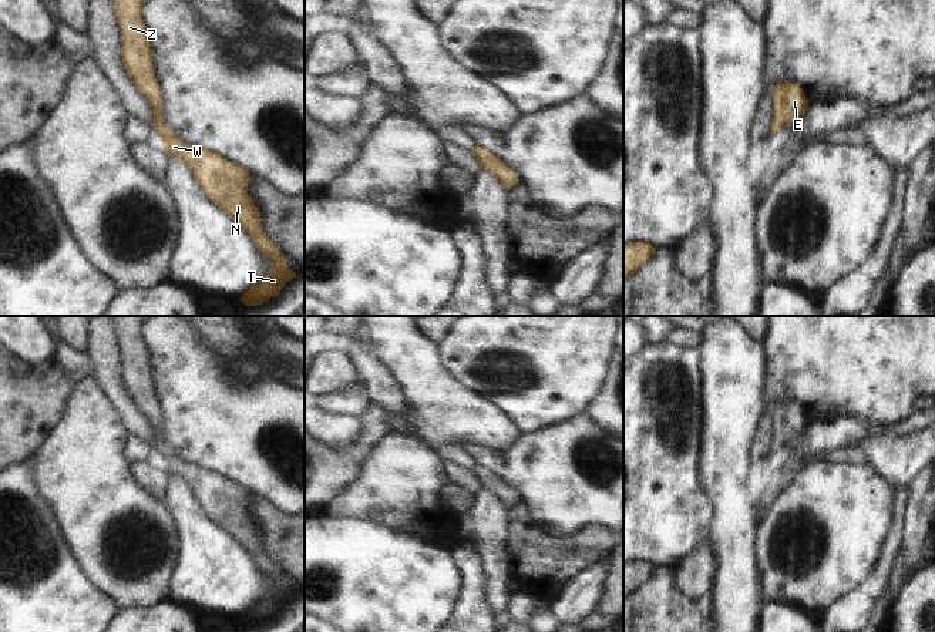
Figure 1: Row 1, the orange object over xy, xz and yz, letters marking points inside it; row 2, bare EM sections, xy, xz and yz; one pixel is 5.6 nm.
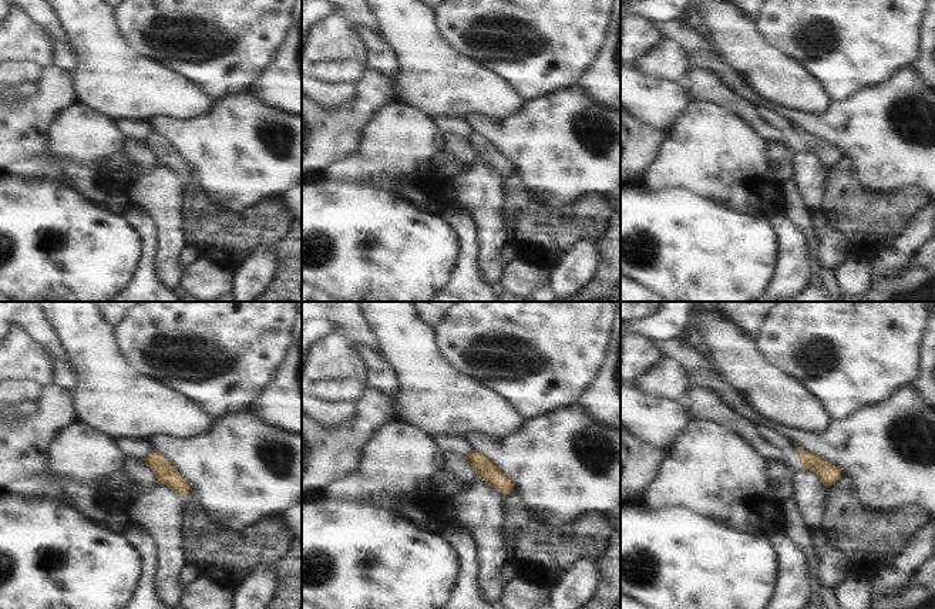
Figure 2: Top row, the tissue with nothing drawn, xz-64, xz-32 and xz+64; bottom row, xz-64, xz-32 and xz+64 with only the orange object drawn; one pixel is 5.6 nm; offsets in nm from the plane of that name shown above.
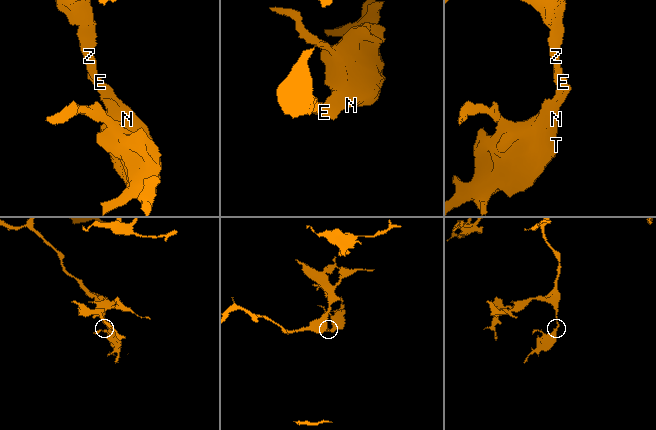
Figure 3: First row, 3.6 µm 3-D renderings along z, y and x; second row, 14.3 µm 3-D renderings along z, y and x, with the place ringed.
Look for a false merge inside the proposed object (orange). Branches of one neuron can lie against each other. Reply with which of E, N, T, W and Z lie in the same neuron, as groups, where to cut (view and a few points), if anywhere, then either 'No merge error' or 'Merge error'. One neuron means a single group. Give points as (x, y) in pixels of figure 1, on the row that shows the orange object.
Groups: E N T W Z. No split. No merge error

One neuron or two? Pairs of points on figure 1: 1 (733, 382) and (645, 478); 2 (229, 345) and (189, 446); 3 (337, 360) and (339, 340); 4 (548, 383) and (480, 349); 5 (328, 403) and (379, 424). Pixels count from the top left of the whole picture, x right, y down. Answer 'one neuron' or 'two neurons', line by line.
1: two neurons
2: two neurons
3: two neurons
4: one neuron
5: two neurons

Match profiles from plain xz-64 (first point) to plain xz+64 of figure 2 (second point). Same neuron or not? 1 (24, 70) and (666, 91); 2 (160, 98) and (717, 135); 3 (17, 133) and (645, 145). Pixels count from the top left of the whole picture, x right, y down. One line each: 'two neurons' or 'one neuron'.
1: two neurons
2: one neuron
3: one neuron

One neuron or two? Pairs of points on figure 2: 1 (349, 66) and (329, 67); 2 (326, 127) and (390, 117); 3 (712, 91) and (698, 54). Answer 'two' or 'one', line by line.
1: one
2: two
3: two

